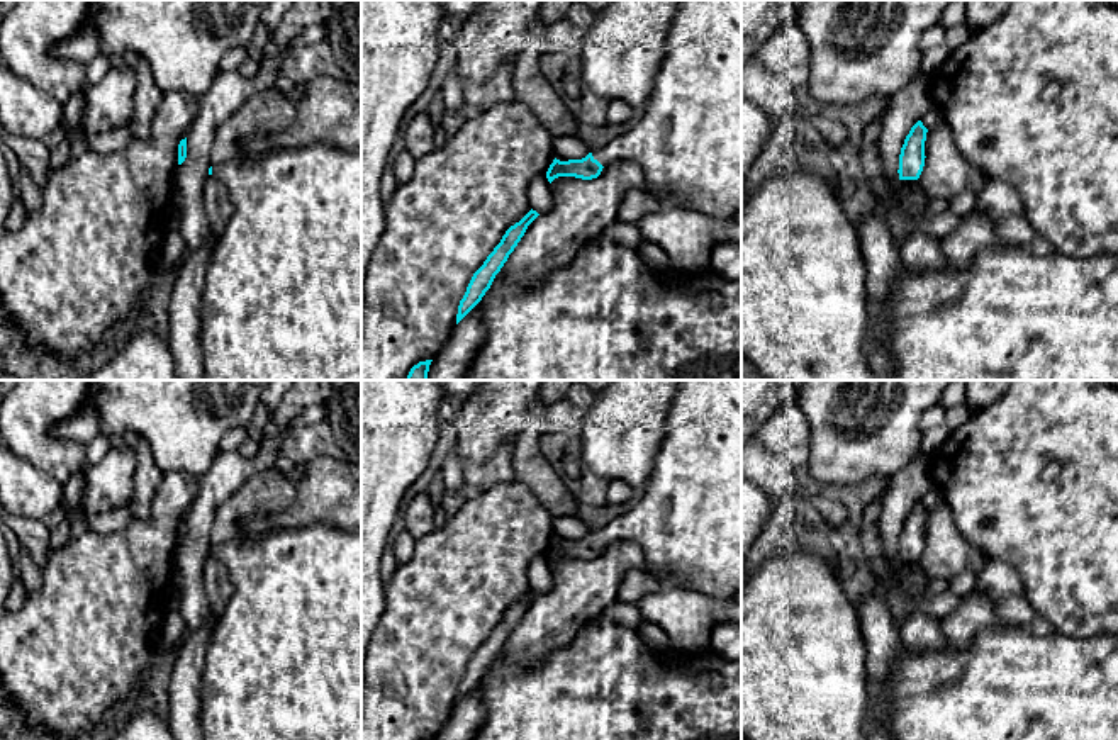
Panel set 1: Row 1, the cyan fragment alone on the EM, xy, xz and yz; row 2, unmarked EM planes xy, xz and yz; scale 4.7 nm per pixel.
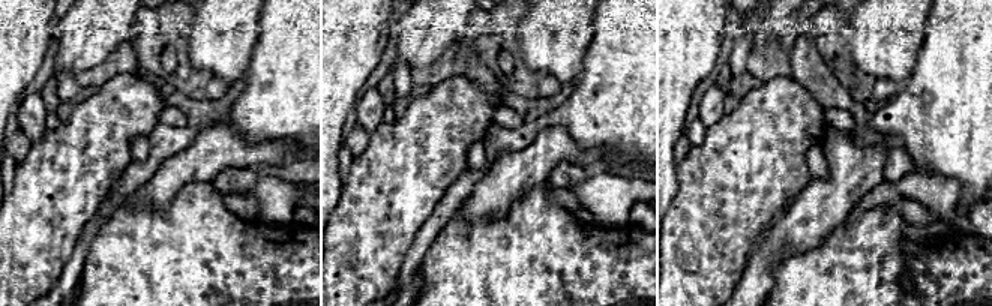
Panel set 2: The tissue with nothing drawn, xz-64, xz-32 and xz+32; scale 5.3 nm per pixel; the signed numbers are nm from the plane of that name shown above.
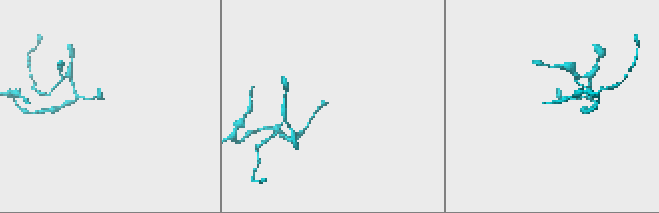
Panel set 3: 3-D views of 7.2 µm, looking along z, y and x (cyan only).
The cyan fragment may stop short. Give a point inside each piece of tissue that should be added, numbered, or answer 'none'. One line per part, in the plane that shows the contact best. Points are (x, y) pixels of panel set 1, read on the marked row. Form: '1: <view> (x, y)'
1: xz (687, 143)

